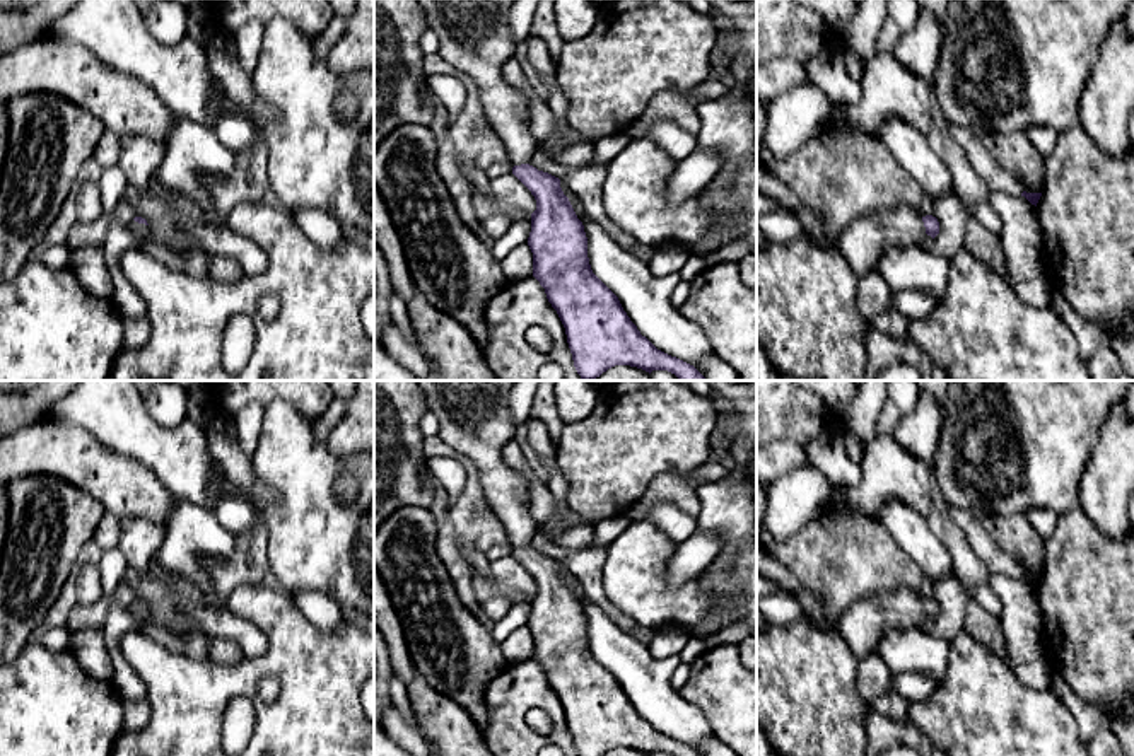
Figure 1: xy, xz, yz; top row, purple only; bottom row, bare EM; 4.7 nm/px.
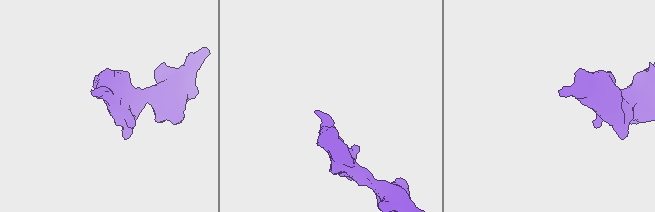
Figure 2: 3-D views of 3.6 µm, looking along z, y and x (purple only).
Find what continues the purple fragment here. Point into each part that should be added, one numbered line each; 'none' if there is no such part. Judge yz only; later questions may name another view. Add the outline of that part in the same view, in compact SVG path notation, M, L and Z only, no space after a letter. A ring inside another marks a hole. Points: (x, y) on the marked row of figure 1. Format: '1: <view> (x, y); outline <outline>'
1: yz (863, 243); outline M897 206L852 220L837 249L857 278L876 270L881 256L895 246L921 244L926 227L919 210Z

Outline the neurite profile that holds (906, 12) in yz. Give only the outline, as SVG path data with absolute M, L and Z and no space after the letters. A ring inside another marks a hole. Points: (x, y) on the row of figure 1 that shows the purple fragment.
M888 0L888 17L893 19L902 31L912 31L917 24L921 5L917 0Z

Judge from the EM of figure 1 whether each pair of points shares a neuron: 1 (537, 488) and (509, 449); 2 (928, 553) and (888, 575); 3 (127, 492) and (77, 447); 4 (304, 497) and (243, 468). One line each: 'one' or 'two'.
1: one
2: two
3: one
4: two

